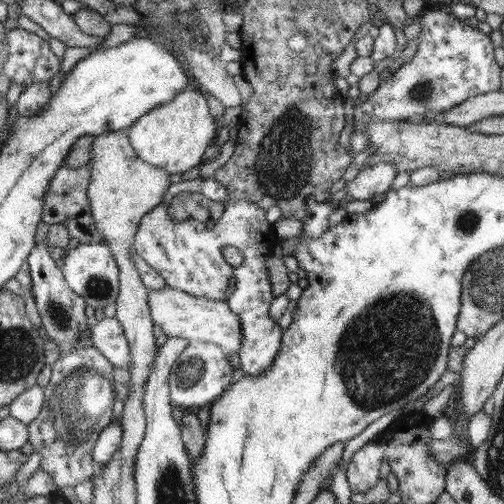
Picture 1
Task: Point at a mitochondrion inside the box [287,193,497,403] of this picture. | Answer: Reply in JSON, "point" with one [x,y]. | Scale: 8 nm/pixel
{"point":[466,221]}

